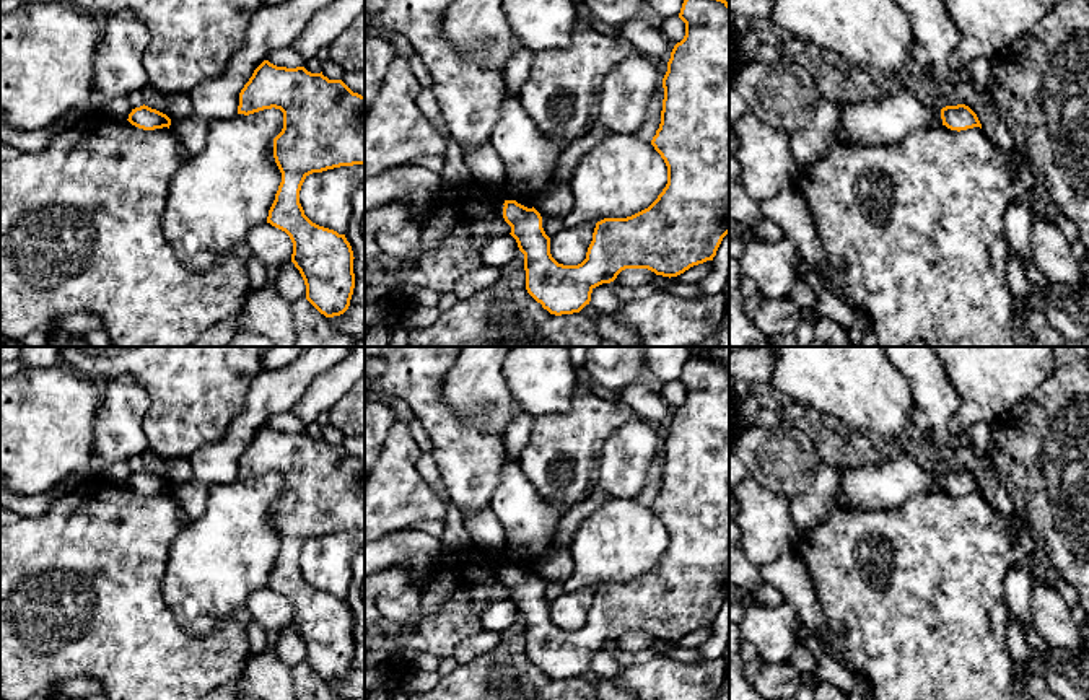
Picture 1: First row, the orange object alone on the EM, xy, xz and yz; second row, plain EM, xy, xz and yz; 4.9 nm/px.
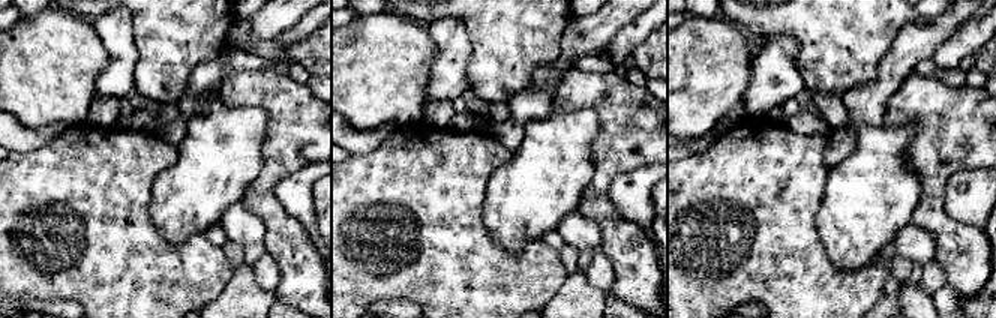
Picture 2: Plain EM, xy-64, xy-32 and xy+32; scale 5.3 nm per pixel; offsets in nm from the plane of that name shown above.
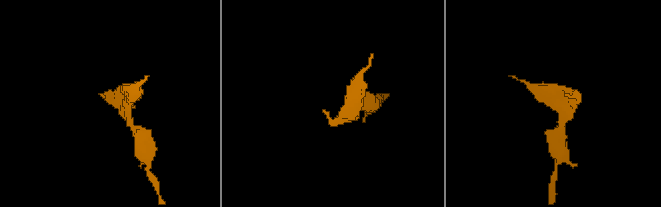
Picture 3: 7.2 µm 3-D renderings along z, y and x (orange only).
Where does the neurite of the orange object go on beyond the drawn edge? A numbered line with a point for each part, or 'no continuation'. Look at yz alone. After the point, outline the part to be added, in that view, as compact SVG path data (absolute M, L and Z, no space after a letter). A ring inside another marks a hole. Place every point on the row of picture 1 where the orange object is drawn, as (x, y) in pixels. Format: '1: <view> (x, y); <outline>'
no continuation

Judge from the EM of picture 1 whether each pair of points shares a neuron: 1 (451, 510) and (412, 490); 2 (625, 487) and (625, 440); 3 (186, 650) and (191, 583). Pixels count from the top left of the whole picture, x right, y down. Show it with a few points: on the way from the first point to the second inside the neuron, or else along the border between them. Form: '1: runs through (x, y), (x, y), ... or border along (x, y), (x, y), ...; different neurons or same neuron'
1: border along (441, 503), (443, 513); different neurons
2: runs through (625, 476), (625, 451); same neuron
3: border along (165, 601), (194, 634), (223, 619); different neurons

